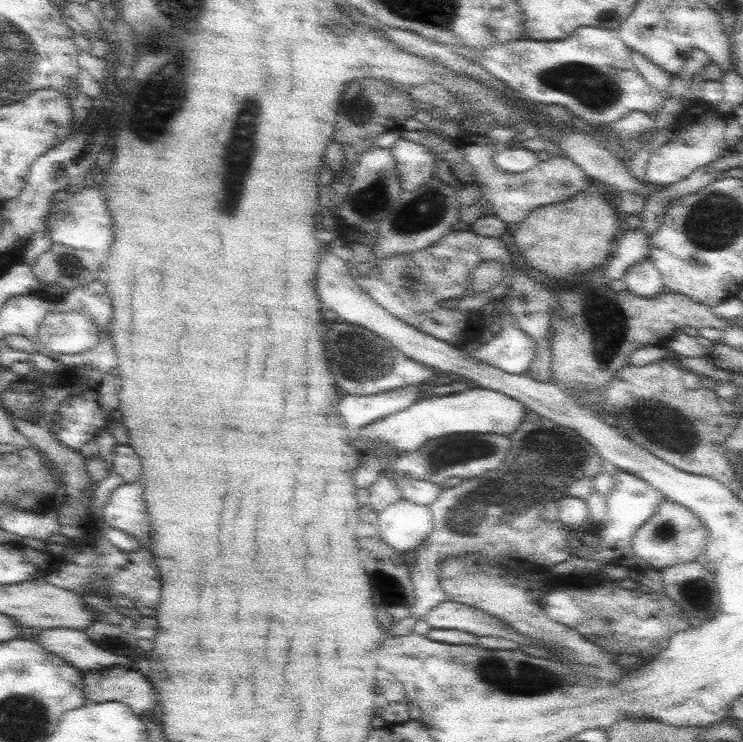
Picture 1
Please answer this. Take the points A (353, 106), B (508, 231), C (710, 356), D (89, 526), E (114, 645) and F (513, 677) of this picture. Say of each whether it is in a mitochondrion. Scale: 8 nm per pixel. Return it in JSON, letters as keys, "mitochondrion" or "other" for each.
{"A":"other","B":"other","C":"other","D":"other","E":"other","F":"mitochondrion"}

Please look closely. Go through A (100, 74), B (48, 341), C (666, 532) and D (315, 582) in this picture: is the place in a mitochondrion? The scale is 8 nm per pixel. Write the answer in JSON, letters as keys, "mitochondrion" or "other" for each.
{"A":"other","B":"other","C":"mitochondrion","D":"other"}

